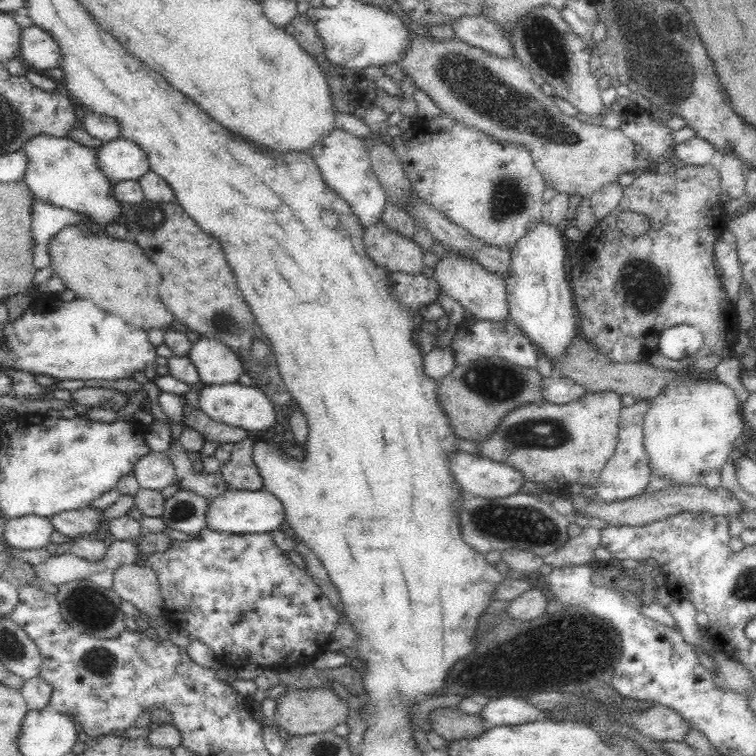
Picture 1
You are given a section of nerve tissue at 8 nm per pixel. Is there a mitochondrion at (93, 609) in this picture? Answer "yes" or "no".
yes

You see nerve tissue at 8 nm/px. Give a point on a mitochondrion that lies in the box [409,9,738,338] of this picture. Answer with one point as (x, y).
(475, 85)

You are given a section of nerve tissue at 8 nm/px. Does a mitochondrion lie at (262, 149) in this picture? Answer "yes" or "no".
no

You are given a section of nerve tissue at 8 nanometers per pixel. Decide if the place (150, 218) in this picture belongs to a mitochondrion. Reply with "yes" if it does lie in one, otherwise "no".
yes

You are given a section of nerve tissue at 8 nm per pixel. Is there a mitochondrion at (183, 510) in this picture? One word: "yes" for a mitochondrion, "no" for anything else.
yes

